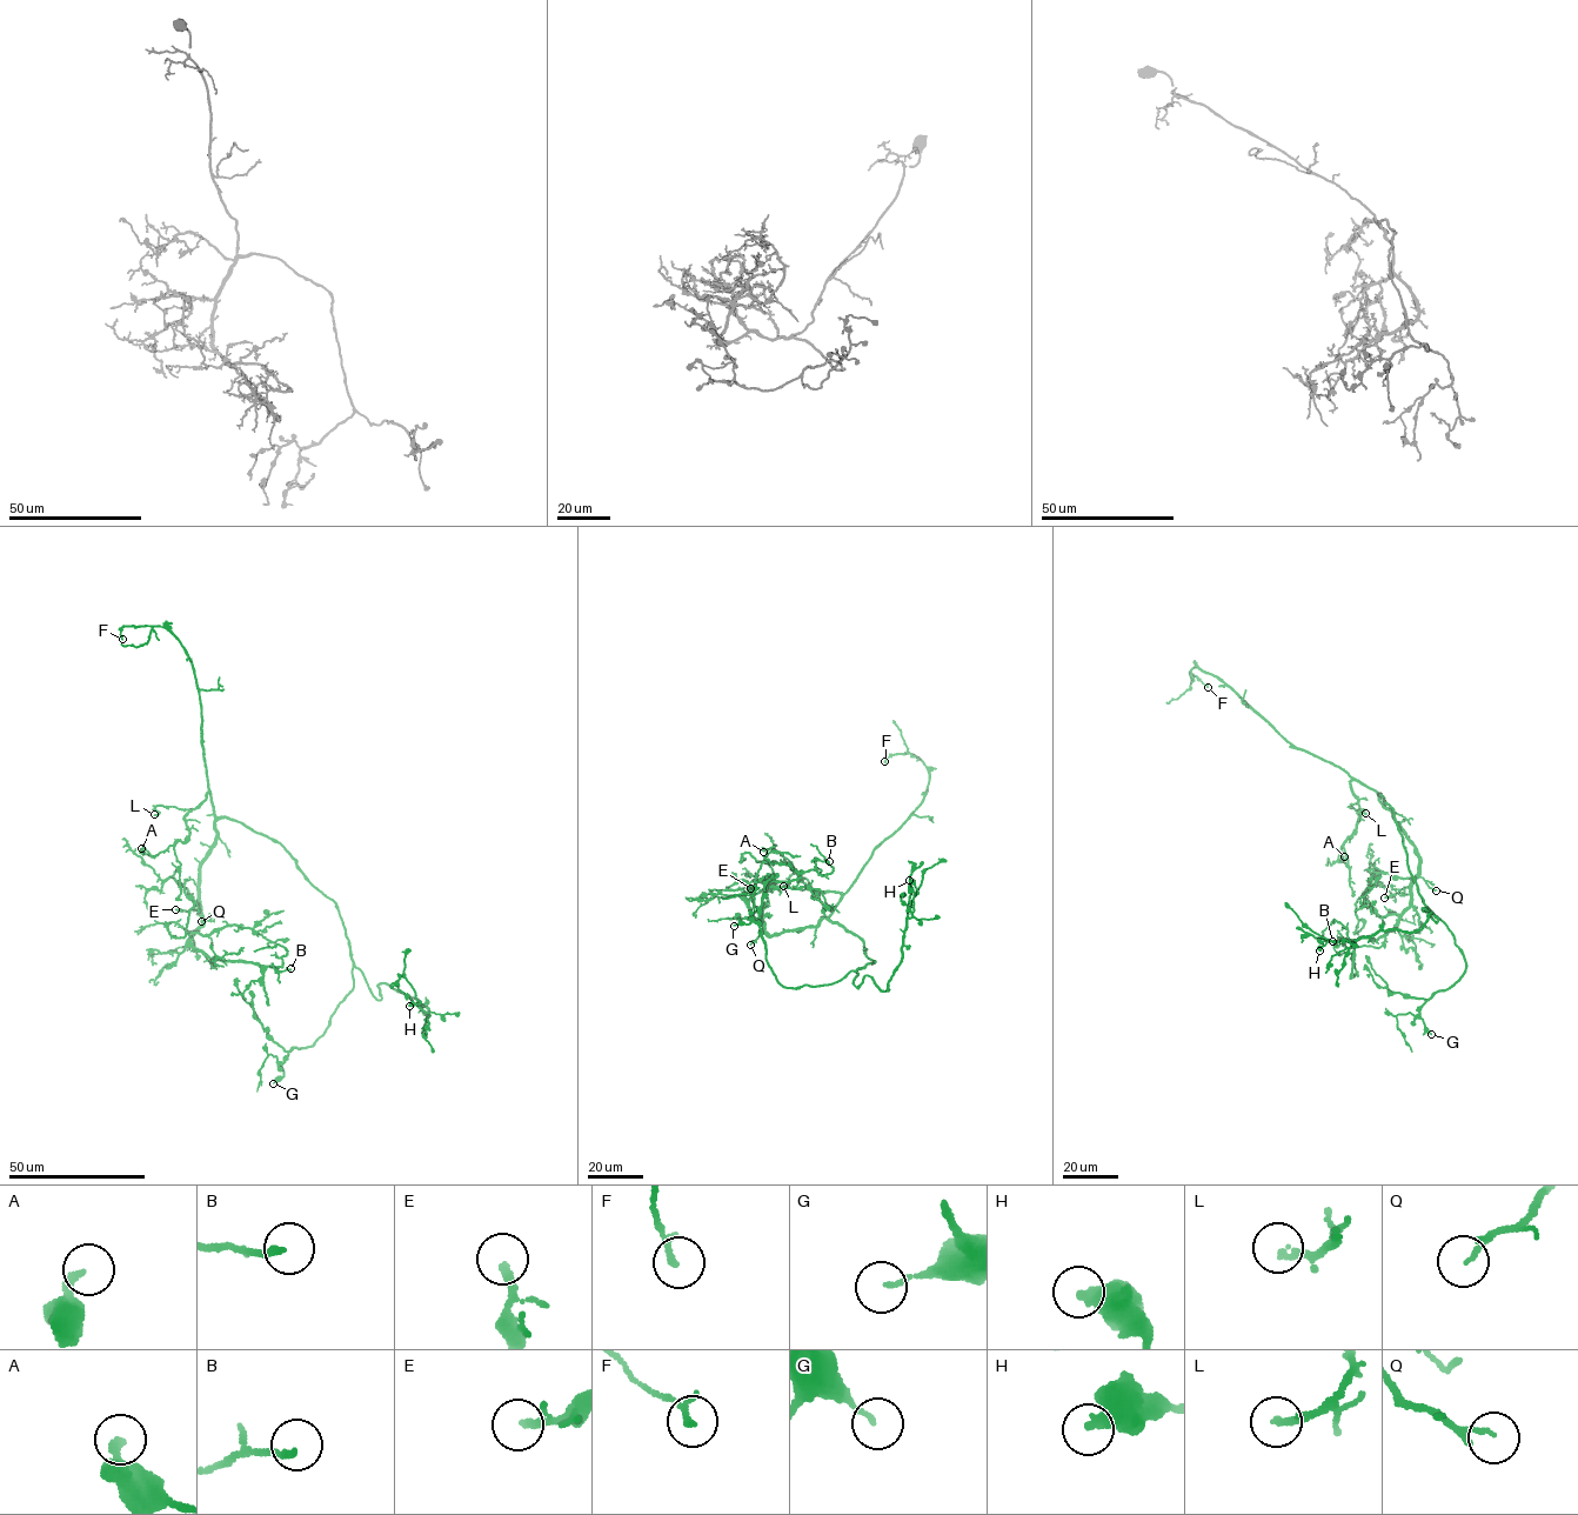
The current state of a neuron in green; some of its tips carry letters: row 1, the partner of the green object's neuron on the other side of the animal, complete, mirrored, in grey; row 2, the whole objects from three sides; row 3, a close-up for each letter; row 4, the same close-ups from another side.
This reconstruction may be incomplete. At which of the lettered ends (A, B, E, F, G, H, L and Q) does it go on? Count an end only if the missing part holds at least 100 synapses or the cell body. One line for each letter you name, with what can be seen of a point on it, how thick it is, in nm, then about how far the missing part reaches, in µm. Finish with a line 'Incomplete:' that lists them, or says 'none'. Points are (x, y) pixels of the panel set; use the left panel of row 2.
Incomplete: none

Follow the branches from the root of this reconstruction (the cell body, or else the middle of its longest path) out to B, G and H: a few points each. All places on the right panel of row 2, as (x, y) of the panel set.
B: (1395, 814), (1381, 794), (1418, 859), (1409, 906), (1377, 939), (1361, 935), (1337, 947), (1332, 941)
G: (1395, 814), (1417, 892), (1446, 925), (1466, 966), (1458, 980), (1433, 992), (1422, 1007), (1419, 1016), (1431, 1034)
H: (1395, 814), (1409, 871), (1437, 922), (1424, 907), (1431, 913), (1428, 921), (1412, 932), (1329, 940), (1319, 950)

